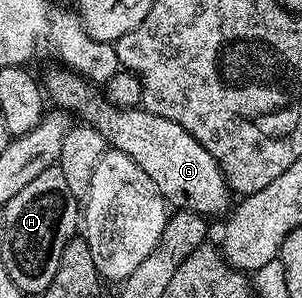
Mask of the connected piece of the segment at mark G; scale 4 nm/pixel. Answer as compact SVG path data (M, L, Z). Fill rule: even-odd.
M65 66L54 67L58 68L52 69L46 80L44 76L44 92L49 103L51 100L55 109L75 117L83 116L86 119L83 121L95 128L113 151L128 154L128 158L132 158L132 162L136 162L136 166L156 182L156 190L160 190L171 209L213 218L221 217L231 207L232 193L221 166L208 150L204 150L204 146L200 146L200 142L196 142L196 138L192 138L192 134L188 134L188 130L184 130L184 126L152 114L141 106L117 108L105 95L94 96L91 81Z

